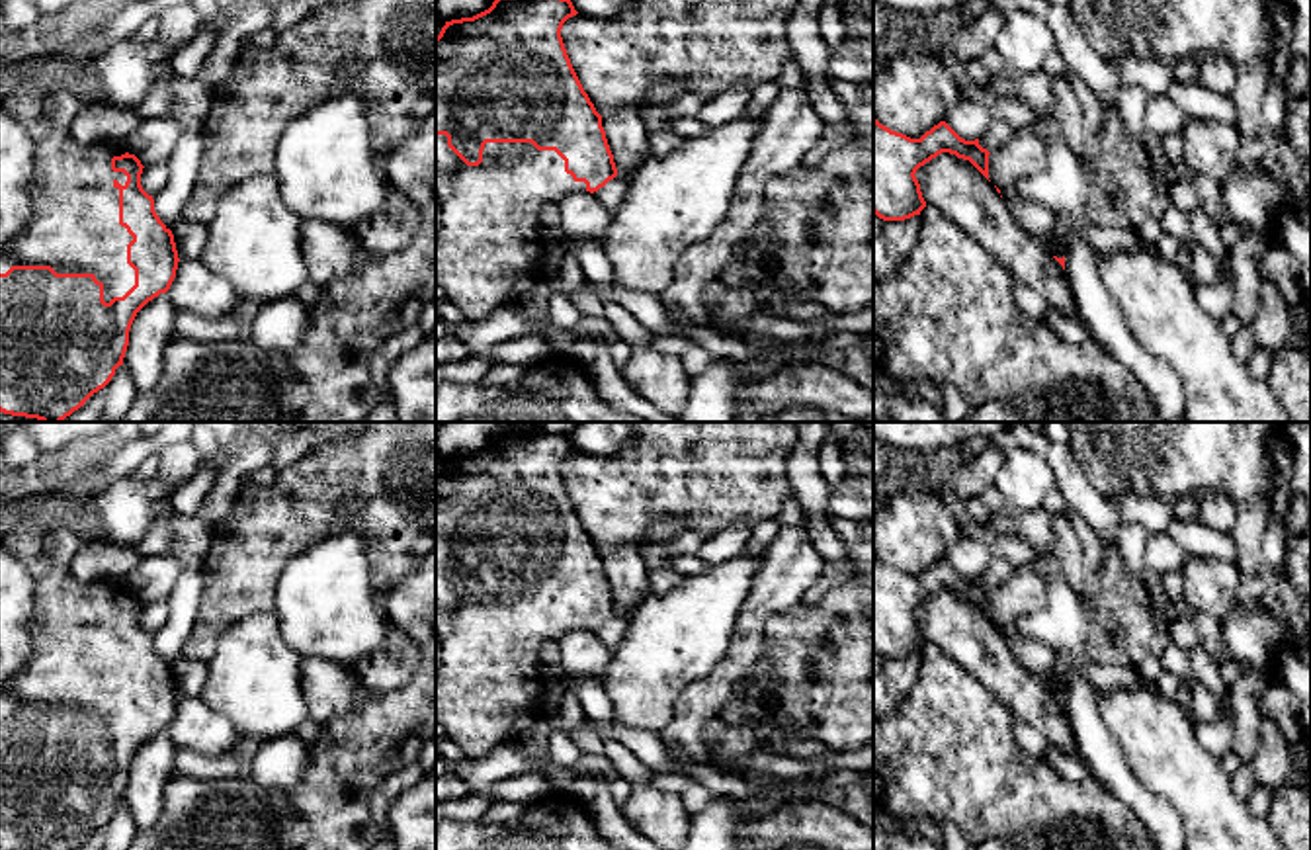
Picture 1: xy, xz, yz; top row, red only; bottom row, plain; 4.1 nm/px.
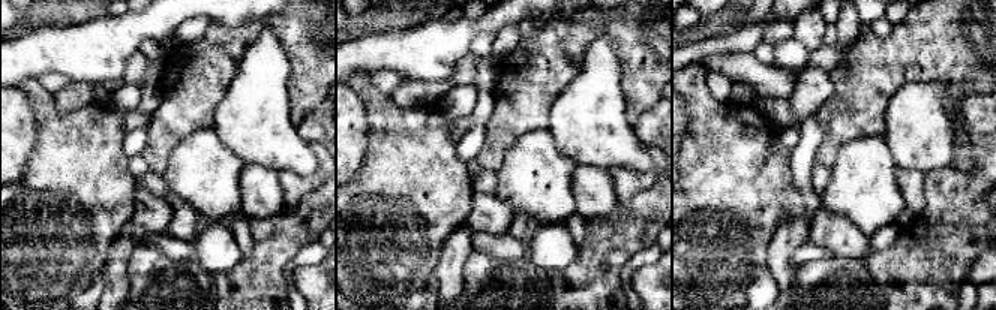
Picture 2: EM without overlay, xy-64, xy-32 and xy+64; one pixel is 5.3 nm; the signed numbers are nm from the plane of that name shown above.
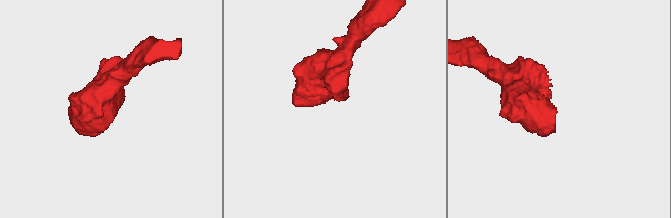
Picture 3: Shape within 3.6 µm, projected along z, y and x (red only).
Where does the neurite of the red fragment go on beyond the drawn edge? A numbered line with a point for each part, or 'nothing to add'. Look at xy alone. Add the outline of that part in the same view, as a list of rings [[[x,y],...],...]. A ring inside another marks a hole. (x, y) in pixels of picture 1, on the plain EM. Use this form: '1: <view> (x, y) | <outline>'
1: xy (73, 663) | [[[18,526],[0,545],[21,561],[35,586],[29,655],[21,670],[0,688],[0,711],[12,703],[51,703],[57,711],[94,711],[104,721],[104,739],[123,735],[135,723],[127,701],[133,674],[119,662],[119,627],[127,614],[111,608],[111,596],[125,592],[121,582],[80,582],[43,551],[43,531]]]

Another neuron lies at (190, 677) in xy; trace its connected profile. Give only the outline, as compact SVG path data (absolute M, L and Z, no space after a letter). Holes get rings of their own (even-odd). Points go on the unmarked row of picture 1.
M182 657L174 666L174 680L180 698L199 698L207 680L207 662Z

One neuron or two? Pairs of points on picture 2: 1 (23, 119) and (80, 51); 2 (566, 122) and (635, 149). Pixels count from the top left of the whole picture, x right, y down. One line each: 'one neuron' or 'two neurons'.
1: two neurons
2: one neuron

